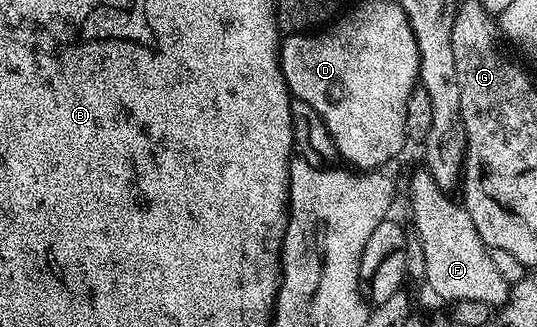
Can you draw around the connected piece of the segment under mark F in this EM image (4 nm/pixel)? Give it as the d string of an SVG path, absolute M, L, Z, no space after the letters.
M427 169L416 171L408 183L408 199L412 202L412 223L420 238L420 251L424 254L424 275L432 291L447 301L482 301L493 309L508 302L510 284L494 266L492 251L478 237L470 213L463 202L451 199L449 192L440 187Z

